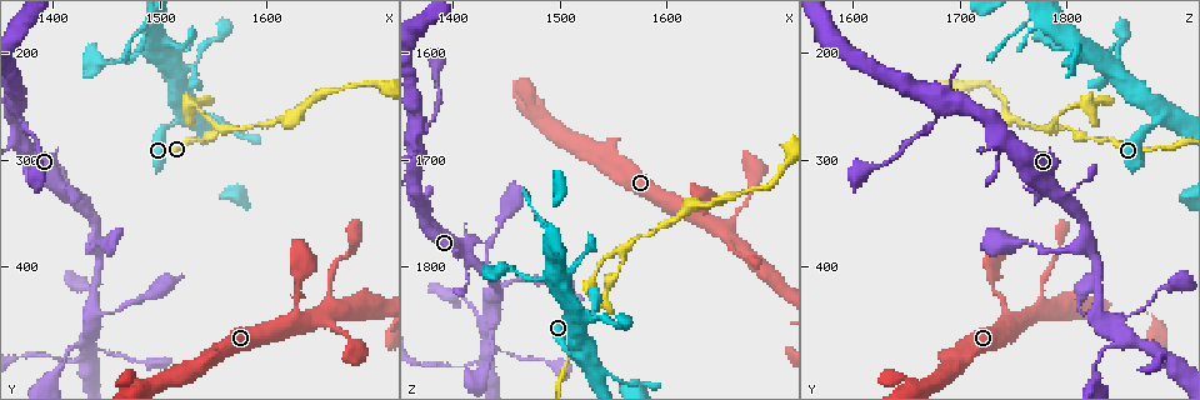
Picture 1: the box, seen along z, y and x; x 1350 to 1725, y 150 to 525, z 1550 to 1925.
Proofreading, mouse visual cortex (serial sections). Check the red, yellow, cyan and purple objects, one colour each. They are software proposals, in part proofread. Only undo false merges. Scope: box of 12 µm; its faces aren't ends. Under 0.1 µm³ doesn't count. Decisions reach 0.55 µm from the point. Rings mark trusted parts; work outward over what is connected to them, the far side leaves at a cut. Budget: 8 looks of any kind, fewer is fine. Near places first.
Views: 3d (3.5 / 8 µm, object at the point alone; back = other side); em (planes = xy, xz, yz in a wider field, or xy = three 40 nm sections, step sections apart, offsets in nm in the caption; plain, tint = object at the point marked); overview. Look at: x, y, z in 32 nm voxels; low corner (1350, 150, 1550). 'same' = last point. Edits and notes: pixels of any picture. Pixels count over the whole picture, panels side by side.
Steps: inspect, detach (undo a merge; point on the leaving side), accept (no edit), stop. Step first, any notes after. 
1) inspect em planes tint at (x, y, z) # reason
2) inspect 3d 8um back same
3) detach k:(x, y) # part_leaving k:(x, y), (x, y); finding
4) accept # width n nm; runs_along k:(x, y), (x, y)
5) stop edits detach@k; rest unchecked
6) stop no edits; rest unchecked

inspect em xy step 5 tint at (1562, 272, 1792) # three-way junction

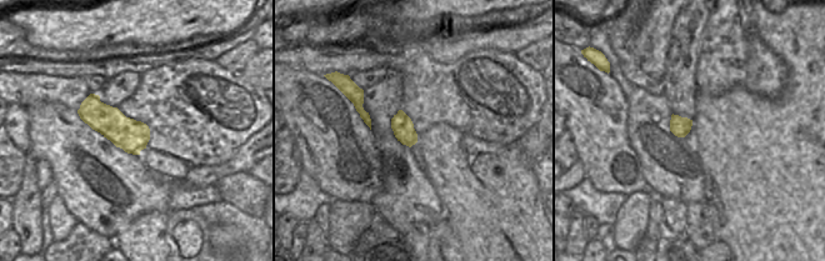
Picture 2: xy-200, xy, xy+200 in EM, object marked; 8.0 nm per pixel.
inspect 3d 3.5um same

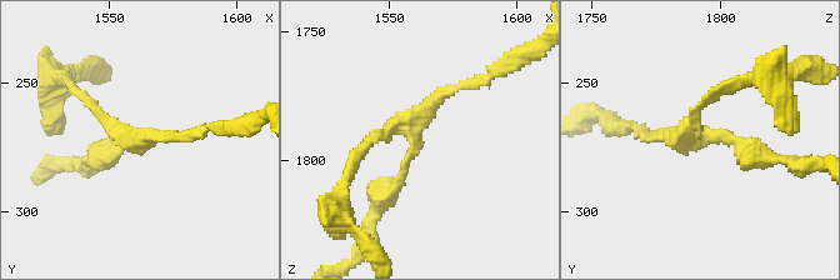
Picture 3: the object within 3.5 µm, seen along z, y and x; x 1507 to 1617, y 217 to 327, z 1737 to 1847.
accept # width 170 nm; runs_along 3:(756, 155), (734, 140), (645, 133); continuous, no second cell

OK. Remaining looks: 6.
inspect 3d 3.5um at (1660, 426, 1780) # thin arm on a thick one

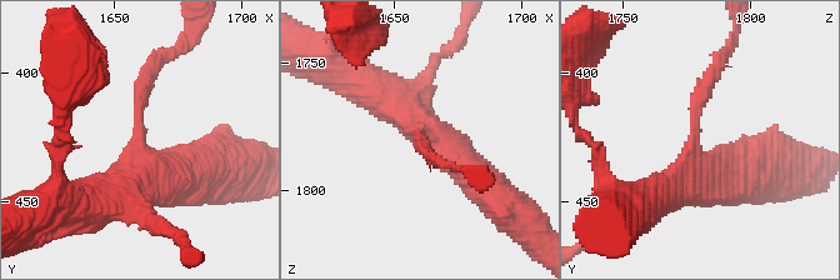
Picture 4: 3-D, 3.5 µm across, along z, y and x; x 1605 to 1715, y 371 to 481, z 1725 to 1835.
inspect em xy step 3 plain at (1659, 425, 1779) # arms 3; arm_widths 200, 450, 500 nm

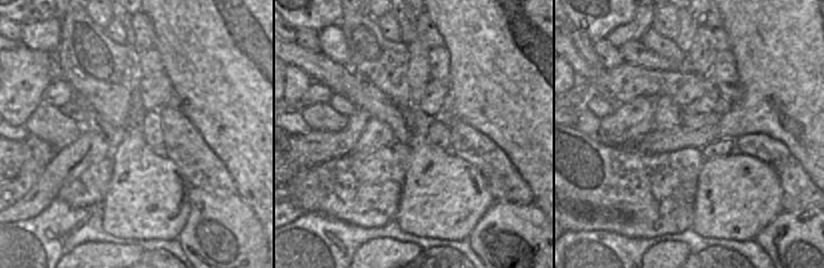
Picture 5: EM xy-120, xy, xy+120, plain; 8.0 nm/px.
inspect em xy step 3 tint same

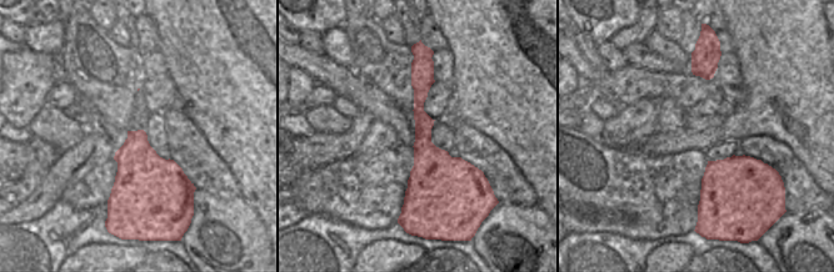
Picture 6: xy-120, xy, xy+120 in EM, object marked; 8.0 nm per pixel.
accept # runs_along 6:(428, 69), (419, 97), (423, 184), (408, 199); one cell here

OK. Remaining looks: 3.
inspect 3d 3.5um back at (1426, 472, 1852) # sharp bend

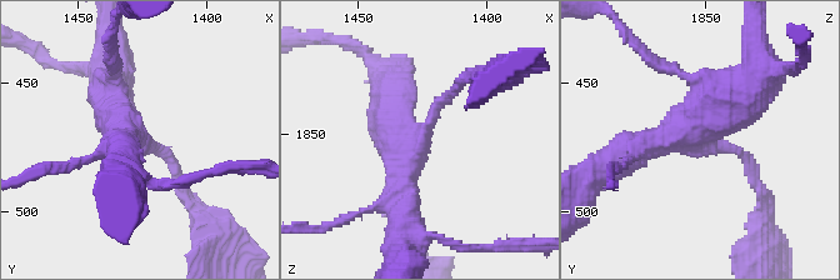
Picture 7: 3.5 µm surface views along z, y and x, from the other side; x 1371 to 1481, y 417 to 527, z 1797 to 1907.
inspect em xy step 5 tint at (1427, 470, 1850) # arms 4; arm_widths 150, 150, 400, 500 nm

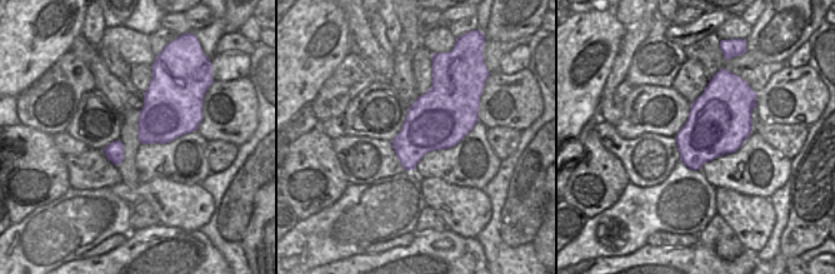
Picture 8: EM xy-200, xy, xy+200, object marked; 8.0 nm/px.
accept # runs_along 7:(758, 74), (706, 120), (623, 154); one cell here

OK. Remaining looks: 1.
stop no edits; rest unchecked

